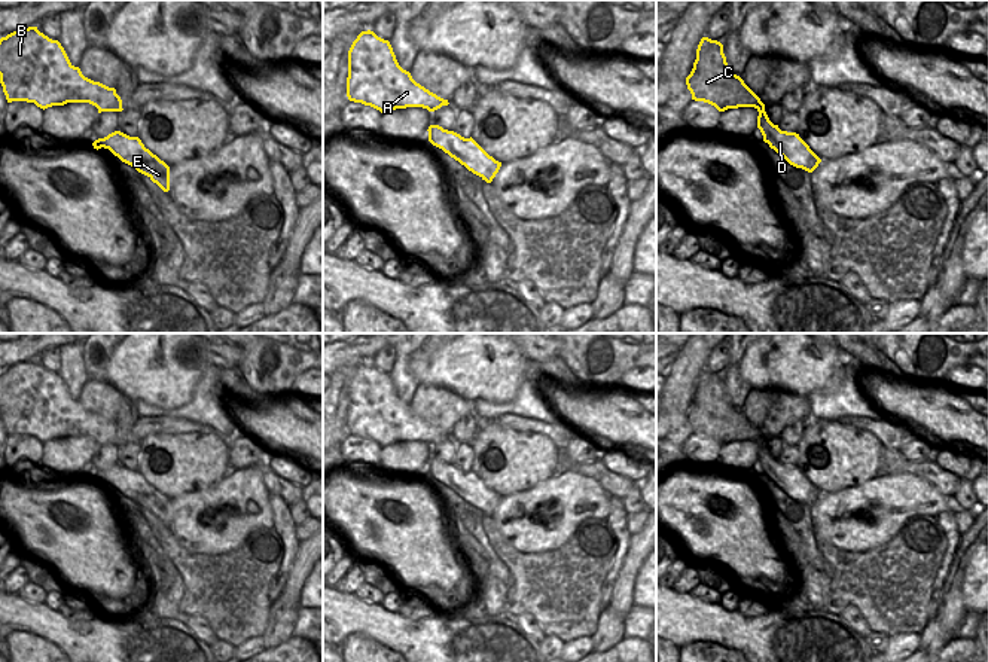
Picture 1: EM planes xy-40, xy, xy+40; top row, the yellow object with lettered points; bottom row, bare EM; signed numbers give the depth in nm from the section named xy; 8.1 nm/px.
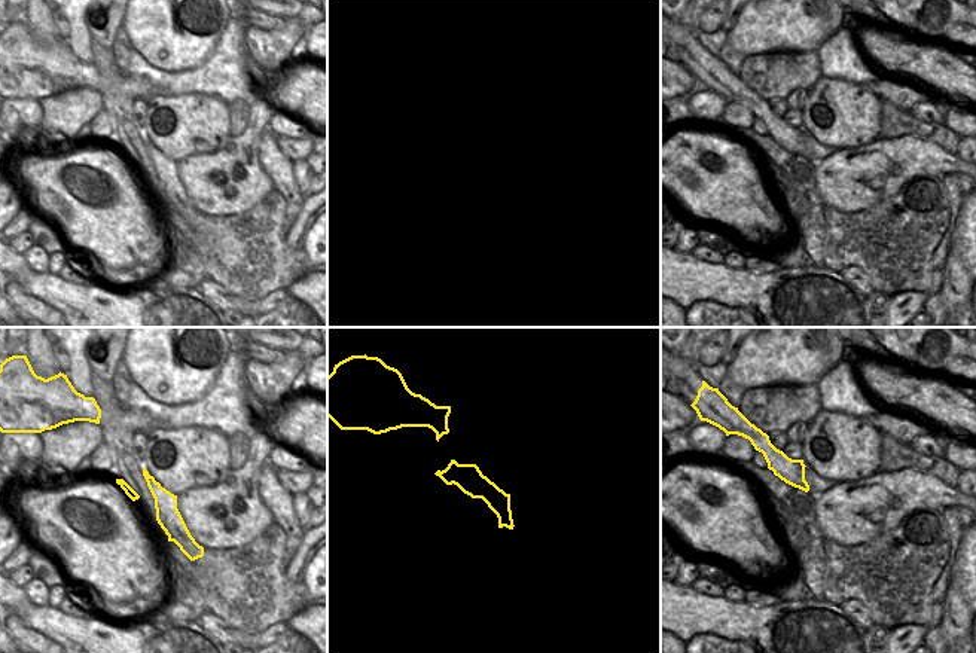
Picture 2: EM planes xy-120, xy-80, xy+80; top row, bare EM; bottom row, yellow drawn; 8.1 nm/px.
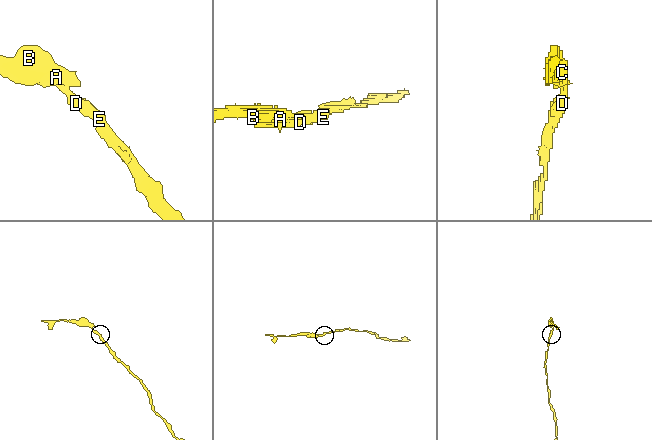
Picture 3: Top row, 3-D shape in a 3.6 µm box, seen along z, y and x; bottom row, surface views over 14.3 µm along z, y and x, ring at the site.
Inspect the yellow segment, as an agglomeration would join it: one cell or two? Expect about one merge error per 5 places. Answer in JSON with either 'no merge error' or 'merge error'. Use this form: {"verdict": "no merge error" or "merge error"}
{"verdict": "merge error"}

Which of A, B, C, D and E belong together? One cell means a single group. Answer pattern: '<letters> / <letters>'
A B C / D E

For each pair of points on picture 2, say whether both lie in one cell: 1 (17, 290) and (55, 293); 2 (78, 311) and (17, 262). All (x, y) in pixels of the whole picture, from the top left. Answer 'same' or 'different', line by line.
1: different
2: different

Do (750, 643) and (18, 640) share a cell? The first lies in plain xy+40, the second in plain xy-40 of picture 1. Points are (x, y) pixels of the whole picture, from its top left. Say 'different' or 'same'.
different

